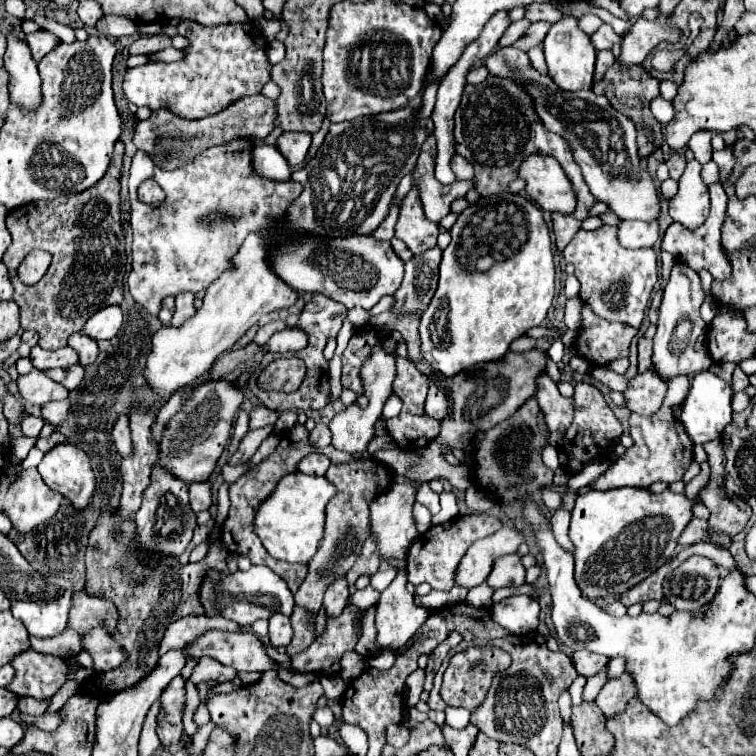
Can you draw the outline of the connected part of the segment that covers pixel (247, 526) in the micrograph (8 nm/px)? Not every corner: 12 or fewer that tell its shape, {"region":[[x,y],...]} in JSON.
{"region":[[292,427],[276,453],[230,485],[222,543],[266,565],[298,591],[308,567],[272,559],[254,535],[254,511],[278,479],[316,449]]}

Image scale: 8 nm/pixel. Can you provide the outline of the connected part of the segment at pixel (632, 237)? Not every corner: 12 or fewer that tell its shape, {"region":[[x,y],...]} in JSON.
{"region":[[622,221],[618,241],[626,249],[652,247],[658,223]]}

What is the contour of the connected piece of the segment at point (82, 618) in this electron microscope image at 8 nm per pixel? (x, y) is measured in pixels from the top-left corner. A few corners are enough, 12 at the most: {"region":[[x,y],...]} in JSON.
{"region":[[86,591],[72,595],[68,627],[86,635],[104,627],[114,635],[118,609]]}

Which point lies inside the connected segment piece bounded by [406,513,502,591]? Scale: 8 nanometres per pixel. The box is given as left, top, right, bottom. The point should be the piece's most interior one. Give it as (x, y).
(433, 557)

